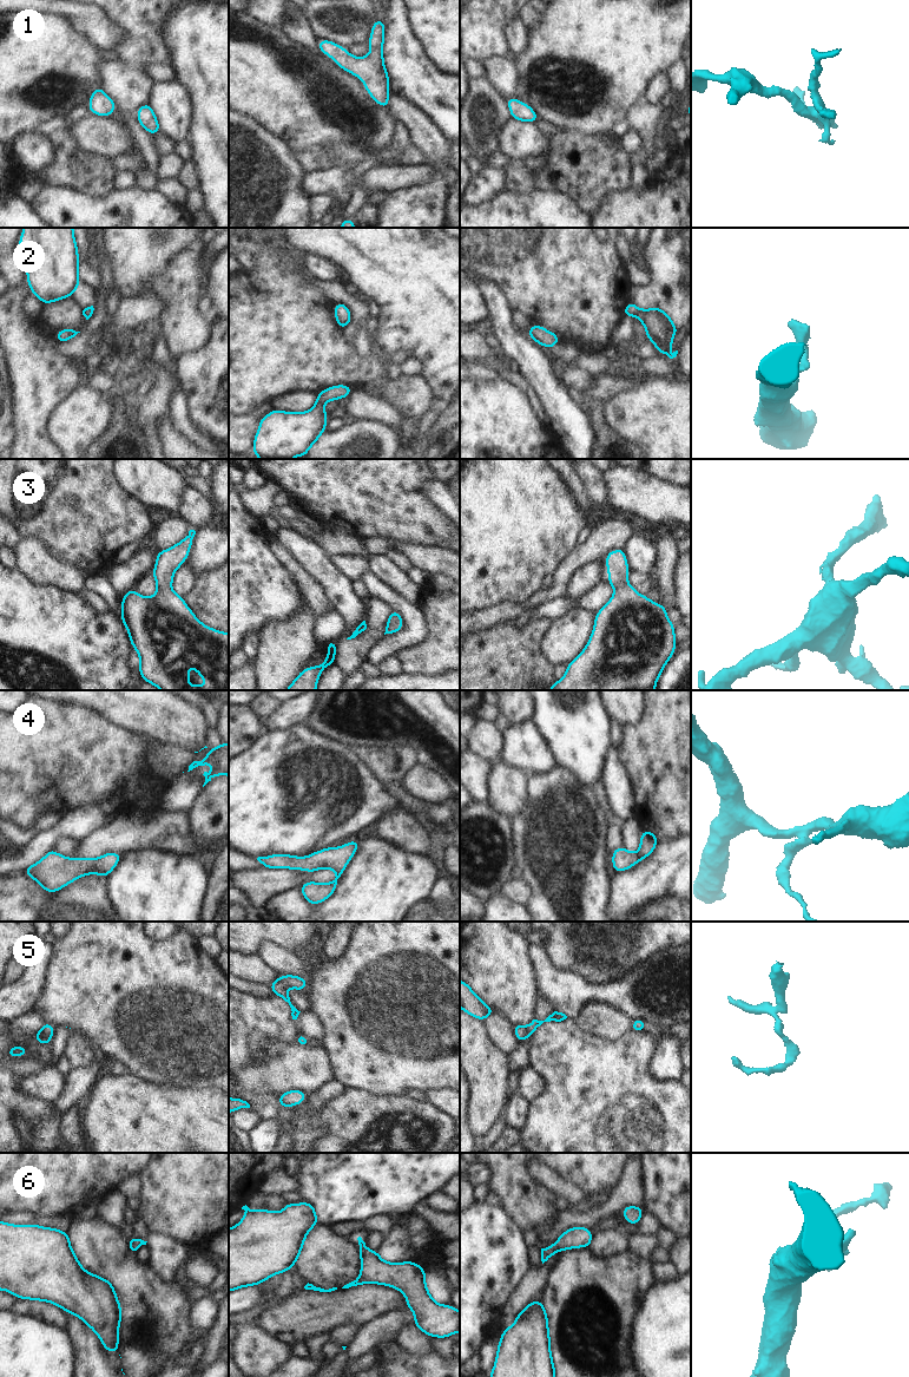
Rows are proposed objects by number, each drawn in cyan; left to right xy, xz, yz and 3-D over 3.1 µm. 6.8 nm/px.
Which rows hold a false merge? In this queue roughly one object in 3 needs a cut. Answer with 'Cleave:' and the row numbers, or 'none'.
Cleave: none

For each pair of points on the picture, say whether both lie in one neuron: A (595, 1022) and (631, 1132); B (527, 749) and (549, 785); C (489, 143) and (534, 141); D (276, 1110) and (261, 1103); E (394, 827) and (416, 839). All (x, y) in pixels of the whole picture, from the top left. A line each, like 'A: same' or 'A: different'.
A: different
B: different
C: different
D: same
E: same

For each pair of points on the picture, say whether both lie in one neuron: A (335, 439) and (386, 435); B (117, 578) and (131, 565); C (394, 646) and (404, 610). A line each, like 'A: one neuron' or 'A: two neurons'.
A: one neuron
B: one neuron
C: one neuron

